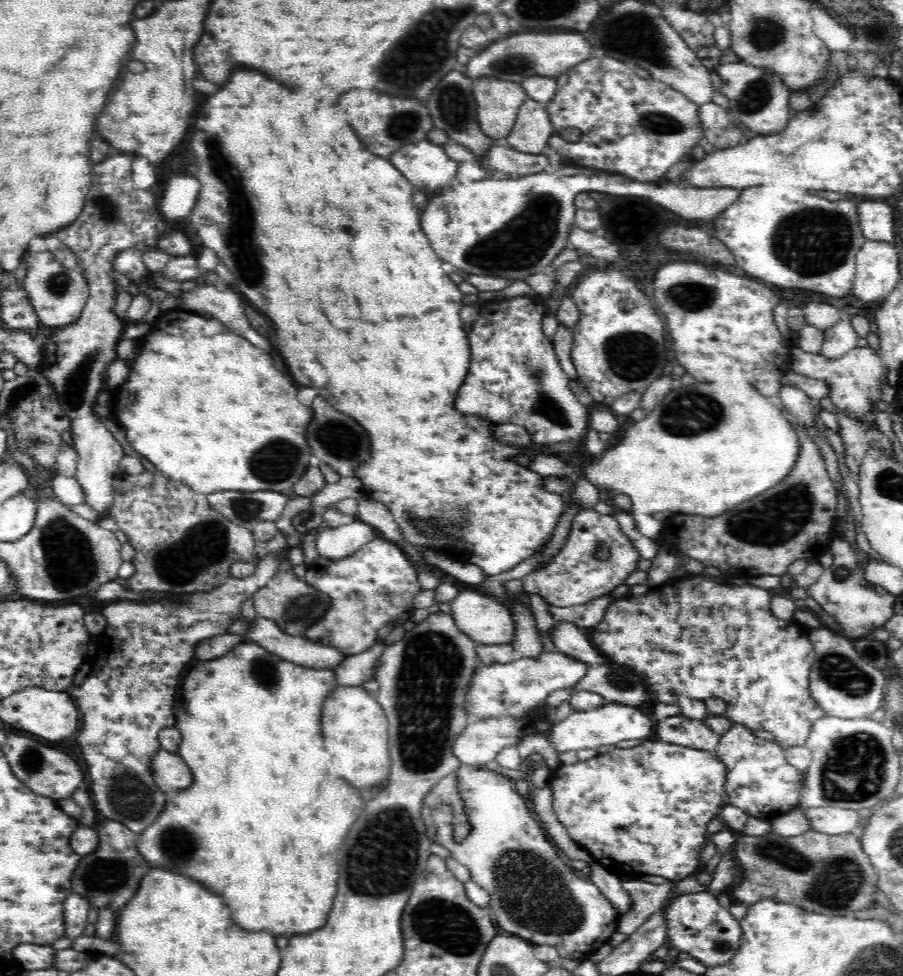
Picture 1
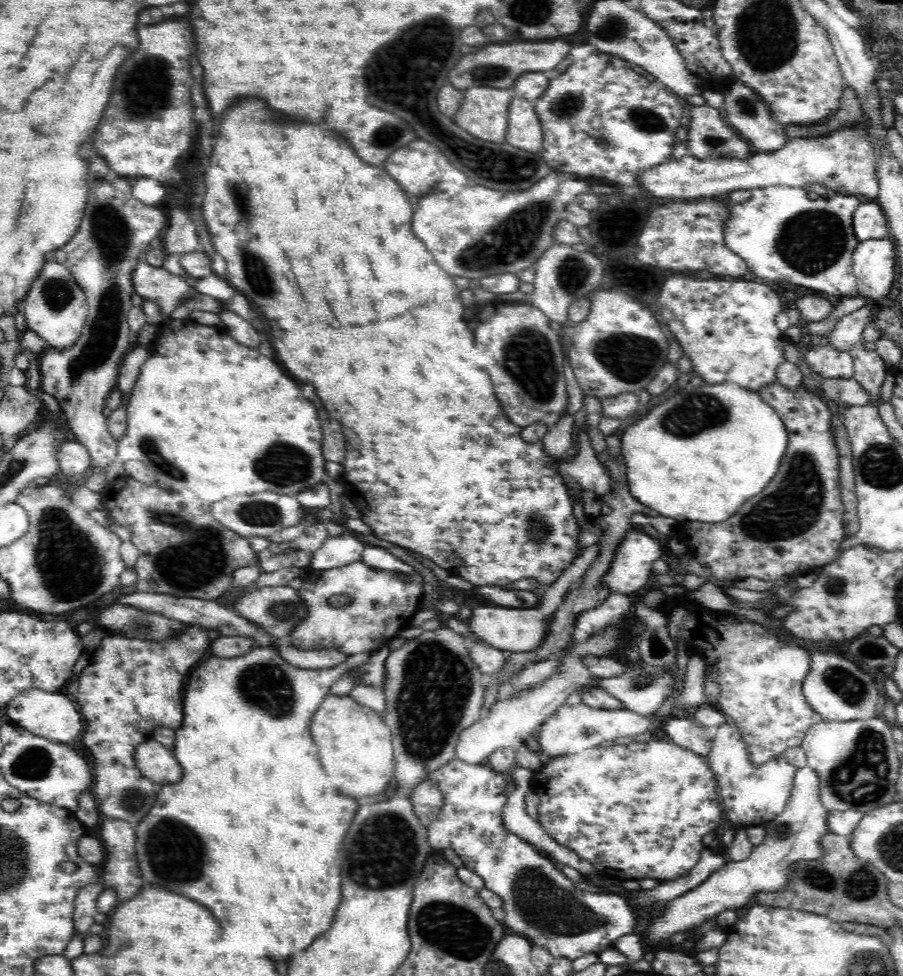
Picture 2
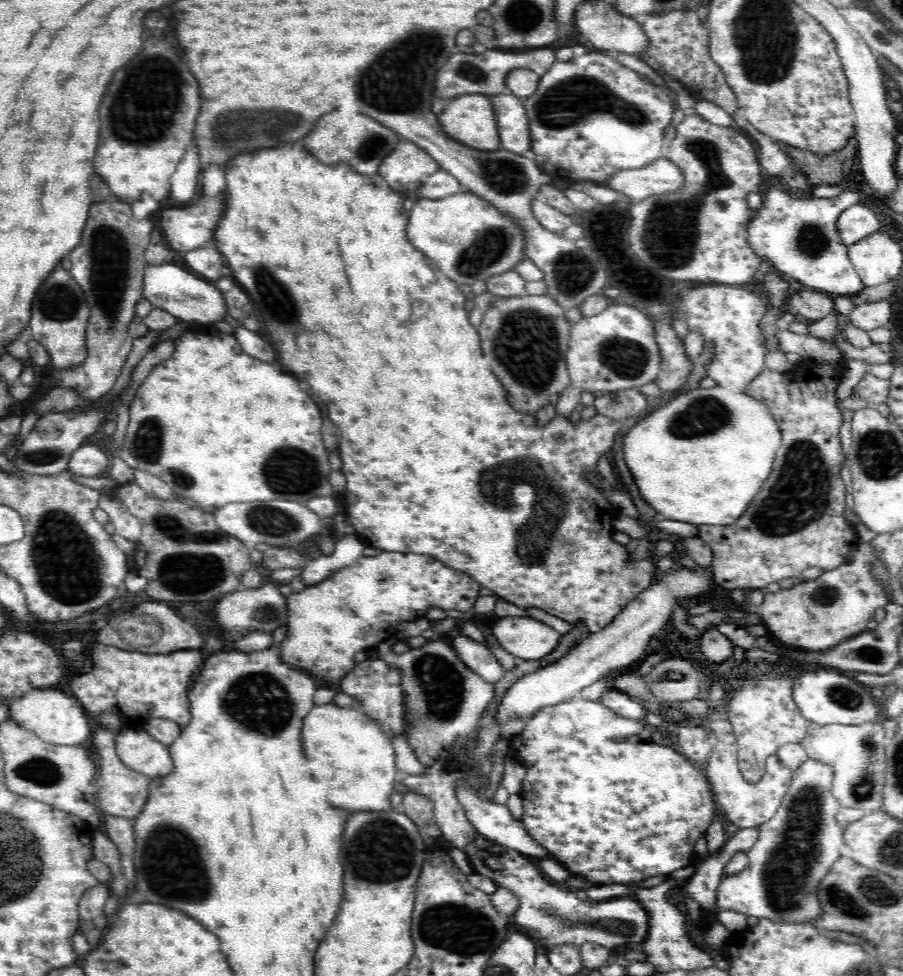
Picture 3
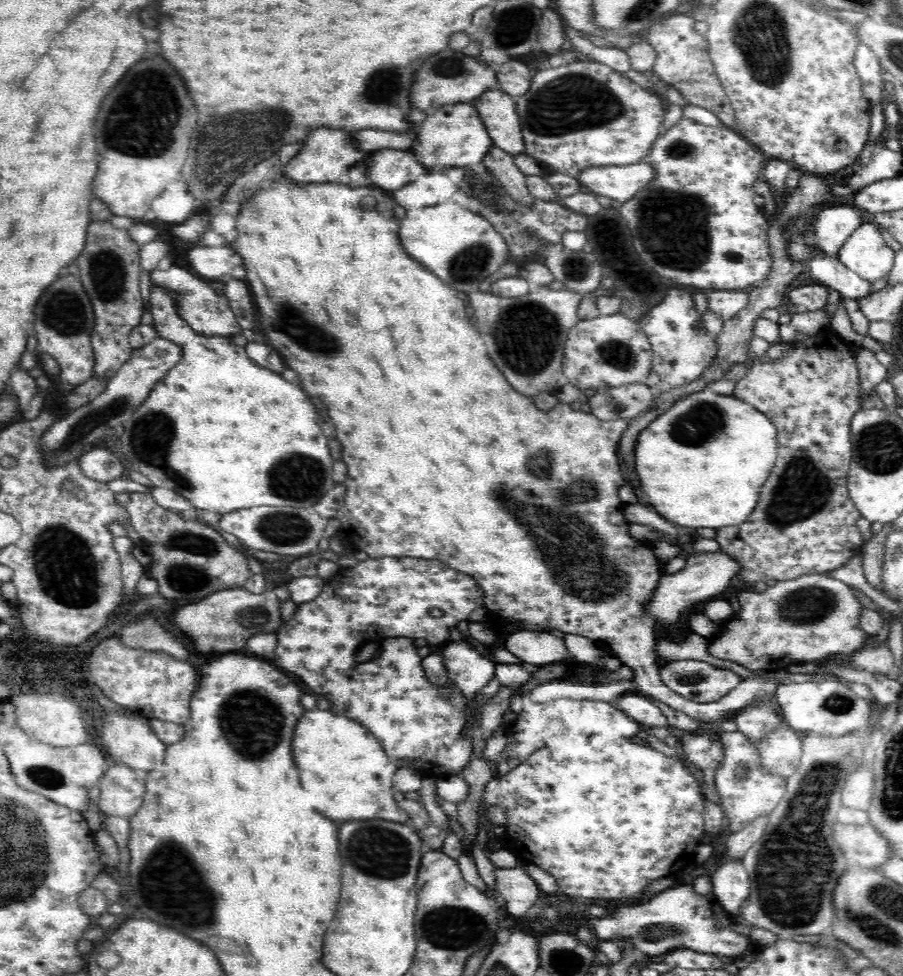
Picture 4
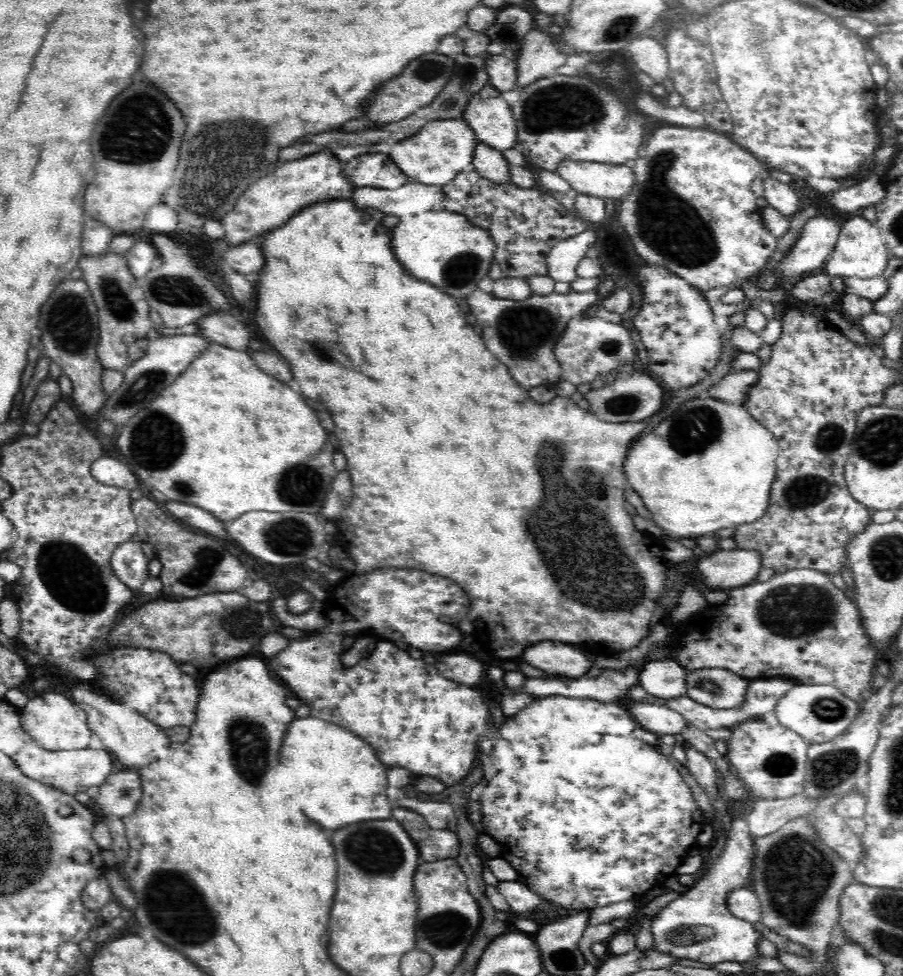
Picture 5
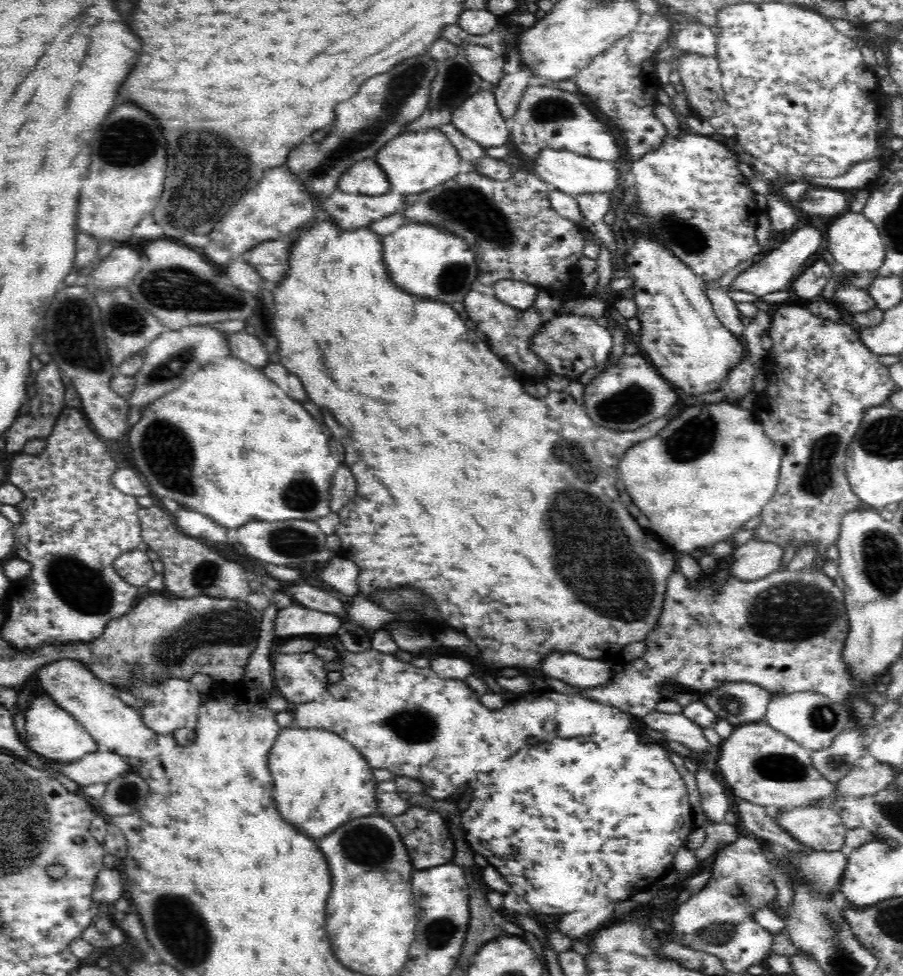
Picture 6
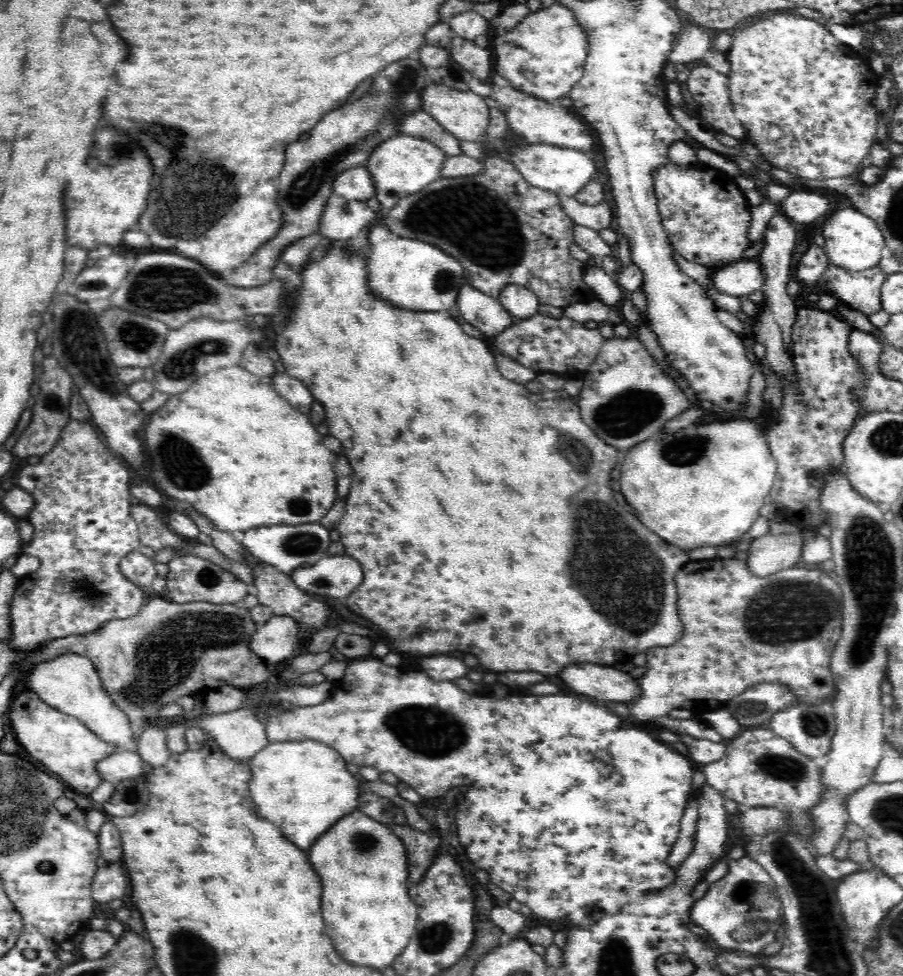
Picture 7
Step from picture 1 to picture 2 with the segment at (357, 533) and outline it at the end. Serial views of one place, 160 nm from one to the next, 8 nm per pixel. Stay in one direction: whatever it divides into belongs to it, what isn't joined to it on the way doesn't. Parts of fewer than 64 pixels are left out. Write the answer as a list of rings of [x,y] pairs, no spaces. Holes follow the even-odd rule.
[[[350,531],[336,537],[329,536],[314,552],[308,568],[328,570],[358,562],[365,545],[359,535]]]

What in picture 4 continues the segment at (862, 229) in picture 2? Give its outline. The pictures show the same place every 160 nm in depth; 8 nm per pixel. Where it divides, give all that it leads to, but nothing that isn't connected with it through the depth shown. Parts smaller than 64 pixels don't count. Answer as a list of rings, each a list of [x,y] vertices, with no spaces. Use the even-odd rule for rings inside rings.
[[[850,204],[826,206],[815,214],[814,243],[825,254],[837,255],[850,234],[862,224],[860,212]]]

